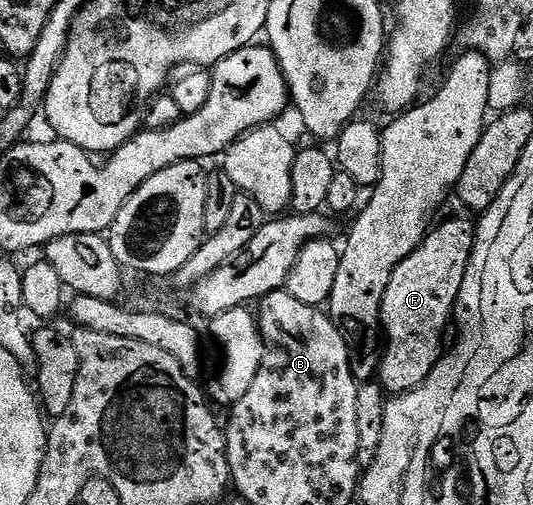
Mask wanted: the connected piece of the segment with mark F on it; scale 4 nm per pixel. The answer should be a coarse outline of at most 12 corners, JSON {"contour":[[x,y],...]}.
{"contour":[[440,222],[383,292],[379,379],[423,384],[467,276],[475,237]]}

